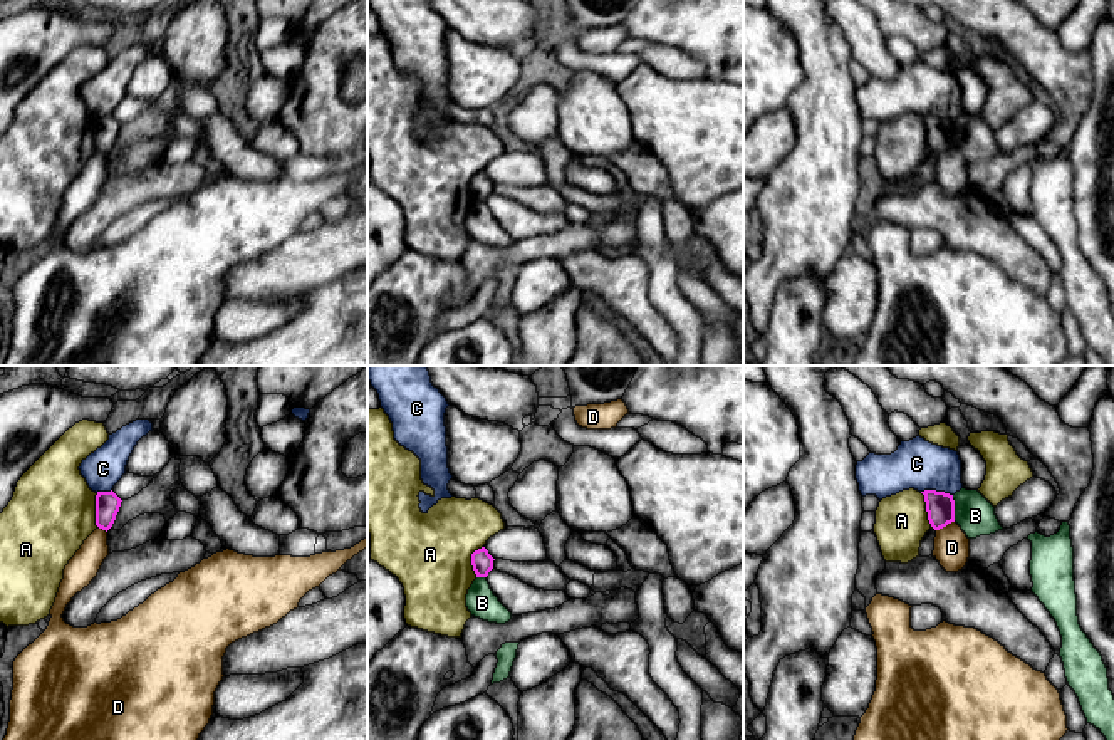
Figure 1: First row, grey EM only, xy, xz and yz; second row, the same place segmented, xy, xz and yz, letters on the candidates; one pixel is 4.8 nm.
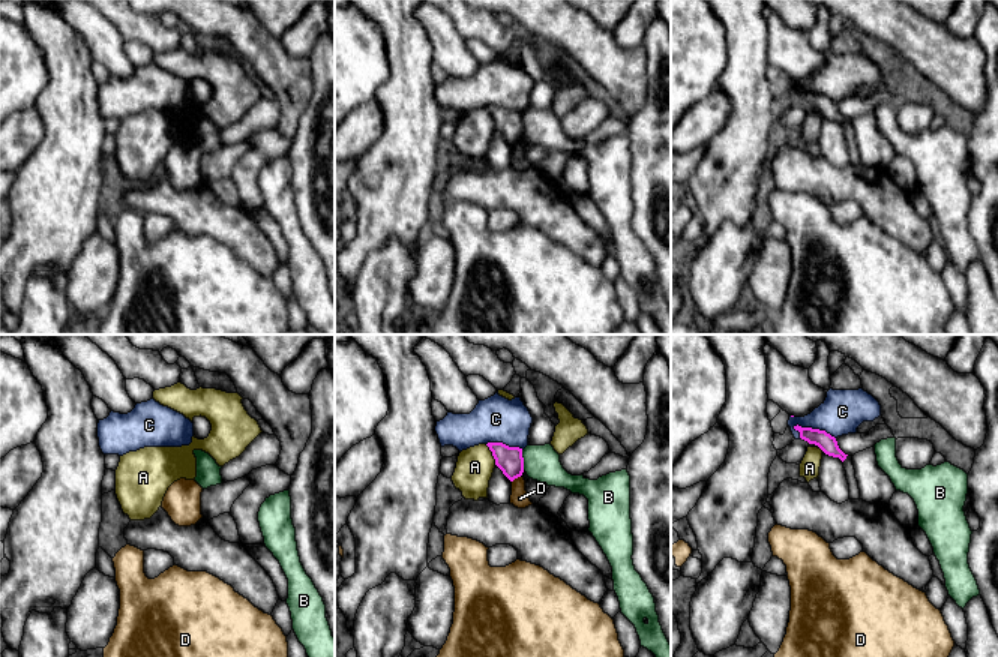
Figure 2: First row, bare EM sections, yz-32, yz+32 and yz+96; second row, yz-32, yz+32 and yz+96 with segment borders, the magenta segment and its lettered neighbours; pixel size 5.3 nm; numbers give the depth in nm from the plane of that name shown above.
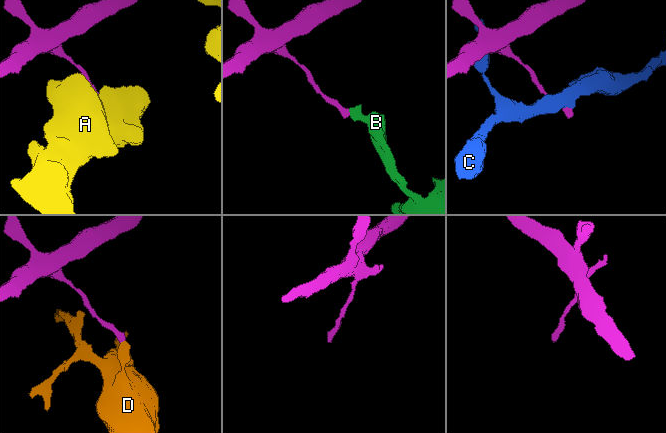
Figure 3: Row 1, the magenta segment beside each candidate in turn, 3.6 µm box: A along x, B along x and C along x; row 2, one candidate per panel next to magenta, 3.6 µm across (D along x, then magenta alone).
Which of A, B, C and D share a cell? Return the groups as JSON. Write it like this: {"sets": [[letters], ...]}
{"sets": [["A"], ["B"], ["C"], ["D"]]}

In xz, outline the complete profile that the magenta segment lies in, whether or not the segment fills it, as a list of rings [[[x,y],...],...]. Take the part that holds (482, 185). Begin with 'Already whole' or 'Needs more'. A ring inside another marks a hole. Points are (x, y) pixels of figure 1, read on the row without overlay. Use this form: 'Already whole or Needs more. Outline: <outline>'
Already whole. Outline: [[[485,171],[475,175],[471,178],[471,190],[476,201],[487,201],[488,196],[493,193],[493,181],[488,178]]]

